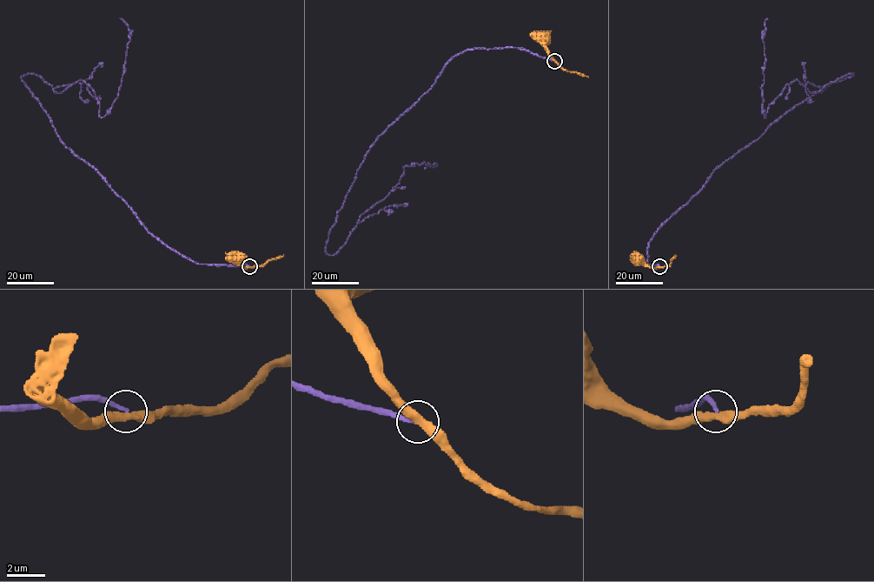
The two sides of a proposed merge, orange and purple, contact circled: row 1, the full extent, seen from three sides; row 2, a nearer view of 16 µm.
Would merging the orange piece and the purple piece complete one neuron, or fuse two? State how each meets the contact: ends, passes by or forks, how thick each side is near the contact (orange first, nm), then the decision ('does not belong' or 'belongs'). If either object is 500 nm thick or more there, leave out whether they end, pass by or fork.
orange passes by; purple ends; calibres 400 and 240 nm; does not belong

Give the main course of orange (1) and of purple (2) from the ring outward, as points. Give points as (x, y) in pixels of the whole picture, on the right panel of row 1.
1: (659, 267), (647, 266), (638, 259)
2: (659, 266), (646, 264), (648, 244), (711, 173), (854, 75), (813, 93), (794, 80), (764, 117), (767, 18)

